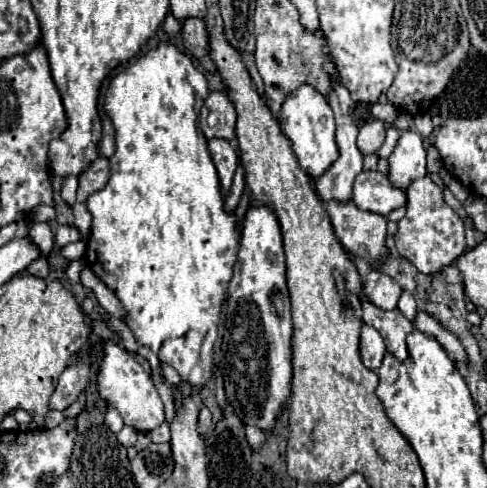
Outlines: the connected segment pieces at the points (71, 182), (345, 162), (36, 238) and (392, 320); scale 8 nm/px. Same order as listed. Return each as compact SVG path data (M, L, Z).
M69 175L69 177L65 177L65 181L63 181L63 199L69 203L69 205L73 205L75 203L75 193L77 193L77 179L73 177L73 175Z
M335 79L335 85L333 85L333 89L331 89L331 97L329 97L329 105L331 105L331 109L333 109L333 113L335 113L335 121L337 121L337 145L339 145L339 159L315 181L315 187L317 187L317 193L319 193L319 197L323 199L323 201L341 201L341 203L345 203L345 201L349 201L352 198L353 184L355 181L355 177L363 171L363 155L361 155L361 151L357 149L357 127L353 125L353 121L351 121L351 115L349 115L349 109L351 109L351 95L349 95L349 91L345 89L345 85L339 81L339 79Z
M33 221L27 237L39 247L39 251L41 251L45 257L49 257L49 255L53 253L53 233L51 233L49 223Z
M361 299L361 305L363 305L363 323L373 325L381 333L387 351L393 353L397 361L405 361L405 357L409 357L409 351L405 349L405 337L413 331L413 323L407 321L399 309L383 311L365 299Z

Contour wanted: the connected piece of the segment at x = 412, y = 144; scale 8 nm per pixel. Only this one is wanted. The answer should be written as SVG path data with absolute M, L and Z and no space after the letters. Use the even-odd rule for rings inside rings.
M415 131L401 133L395 151L389 155L387 179L393 187L405 191L415 179L421 179L425 175L425 147L421 135Z

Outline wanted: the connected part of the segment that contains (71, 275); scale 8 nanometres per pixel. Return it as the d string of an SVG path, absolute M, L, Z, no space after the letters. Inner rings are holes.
M77 259L77 261L73 261L73 263L67 267L65 275L67 275L67 279L69 279L69 283L71 283L71 285L79 283L79 277L81 277L83 267L85 267L85 261L83 261L83 259Z

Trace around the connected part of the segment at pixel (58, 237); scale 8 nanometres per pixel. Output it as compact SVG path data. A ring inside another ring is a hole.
M59 225L57 233L55 233L55 245L57 245L57 247L65 247L65 245L69 245L69 243L75 243L75 241L79 241L79 239L81 239L81 235L79 235L77 227Z

